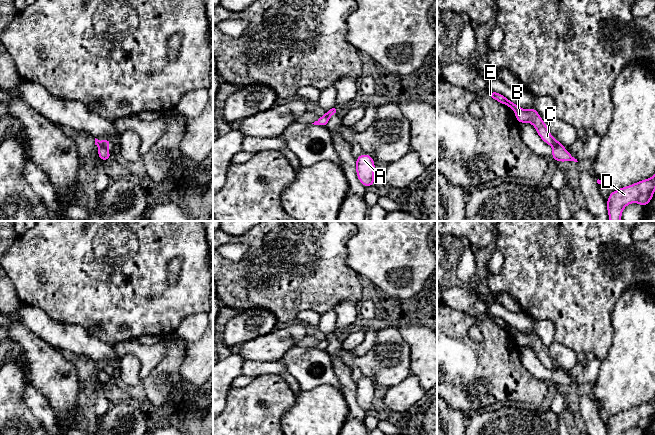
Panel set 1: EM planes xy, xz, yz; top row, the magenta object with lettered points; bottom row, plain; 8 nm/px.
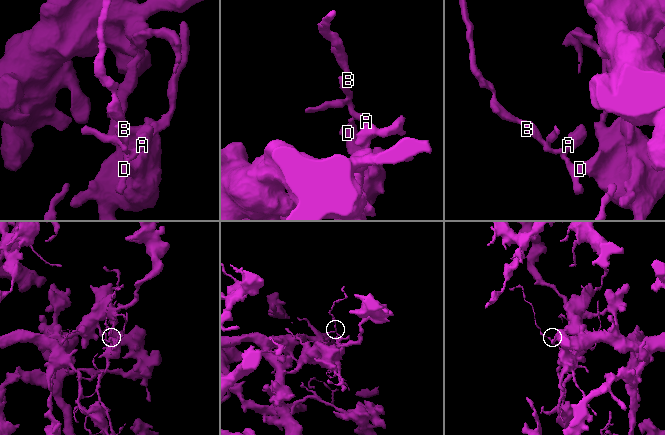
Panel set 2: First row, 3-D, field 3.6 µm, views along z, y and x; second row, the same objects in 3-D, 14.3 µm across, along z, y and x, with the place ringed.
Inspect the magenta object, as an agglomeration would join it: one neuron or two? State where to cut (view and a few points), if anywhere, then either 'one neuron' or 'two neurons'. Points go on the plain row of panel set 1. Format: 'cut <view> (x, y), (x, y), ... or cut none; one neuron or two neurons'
cut yz (558, 366), (553, 371); two neurons

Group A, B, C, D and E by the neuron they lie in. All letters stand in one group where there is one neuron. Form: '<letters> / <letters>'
A D / B C E

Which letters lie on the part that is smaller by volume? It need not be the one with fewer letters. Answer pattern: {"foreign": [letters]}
{"foreign": ["B", "C", "E"]}

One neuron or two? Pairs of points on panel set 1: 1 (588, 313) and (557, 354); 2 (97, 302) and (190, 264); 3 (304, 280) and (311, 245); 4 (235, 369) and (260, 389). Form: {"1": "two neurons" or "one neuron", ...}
{"1": "two neurons", "2": "one neuron", "3": "one neuron", "4": "two neurons"}

